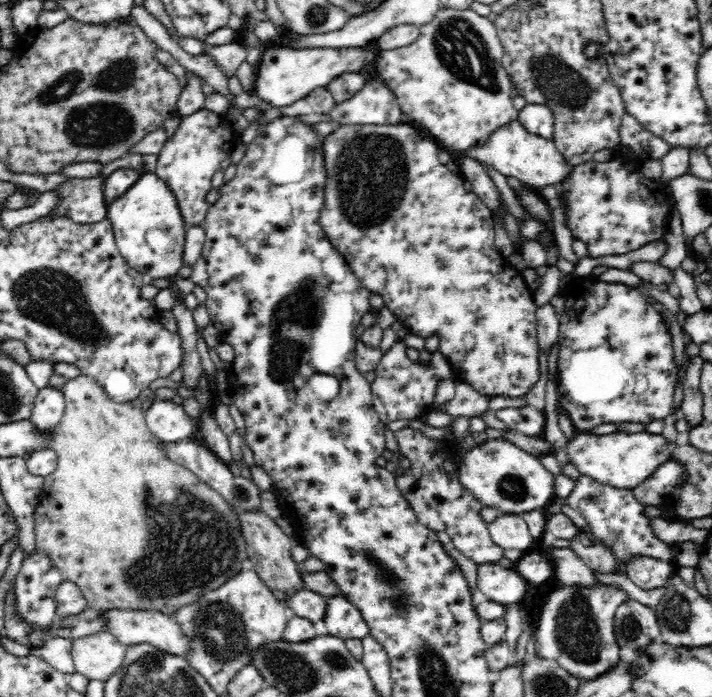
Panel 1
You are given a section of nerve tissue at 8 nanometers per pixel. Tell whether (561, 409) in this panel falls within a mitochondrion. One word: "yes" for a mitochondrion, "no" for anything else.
no

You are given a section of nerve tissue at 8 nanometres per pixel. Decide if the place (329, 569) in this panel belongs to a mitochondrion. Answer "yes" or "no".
no

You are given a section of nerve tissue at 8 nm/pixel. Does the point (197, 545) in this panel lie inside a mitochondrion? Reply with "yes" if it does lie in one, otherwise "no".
yes

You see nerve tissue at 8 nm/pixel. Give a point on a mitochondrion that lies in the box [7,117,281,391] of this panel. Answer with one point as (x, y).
(49, 296)

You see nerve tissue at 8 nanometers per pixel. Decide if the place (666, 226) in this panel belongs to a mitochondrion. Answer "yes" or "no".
no

